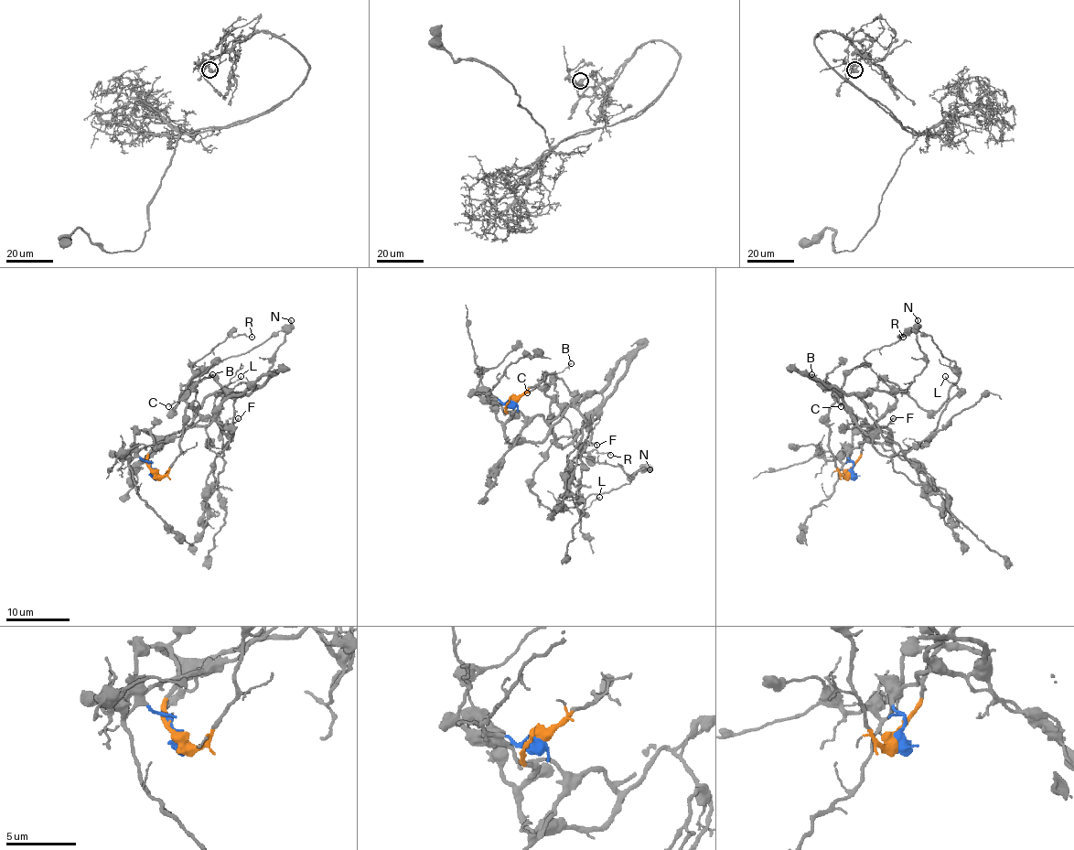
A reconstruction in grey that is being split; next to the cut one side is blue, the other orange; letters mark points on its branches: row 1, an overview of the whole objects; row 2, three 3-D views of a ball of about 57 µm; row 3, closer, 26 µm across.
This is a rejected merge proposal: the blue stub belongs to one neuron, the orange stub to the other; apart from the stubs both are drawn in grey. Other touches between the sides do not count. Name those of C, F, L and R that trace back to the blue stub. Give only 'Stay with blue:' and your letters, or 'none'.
Stay with blue: none

